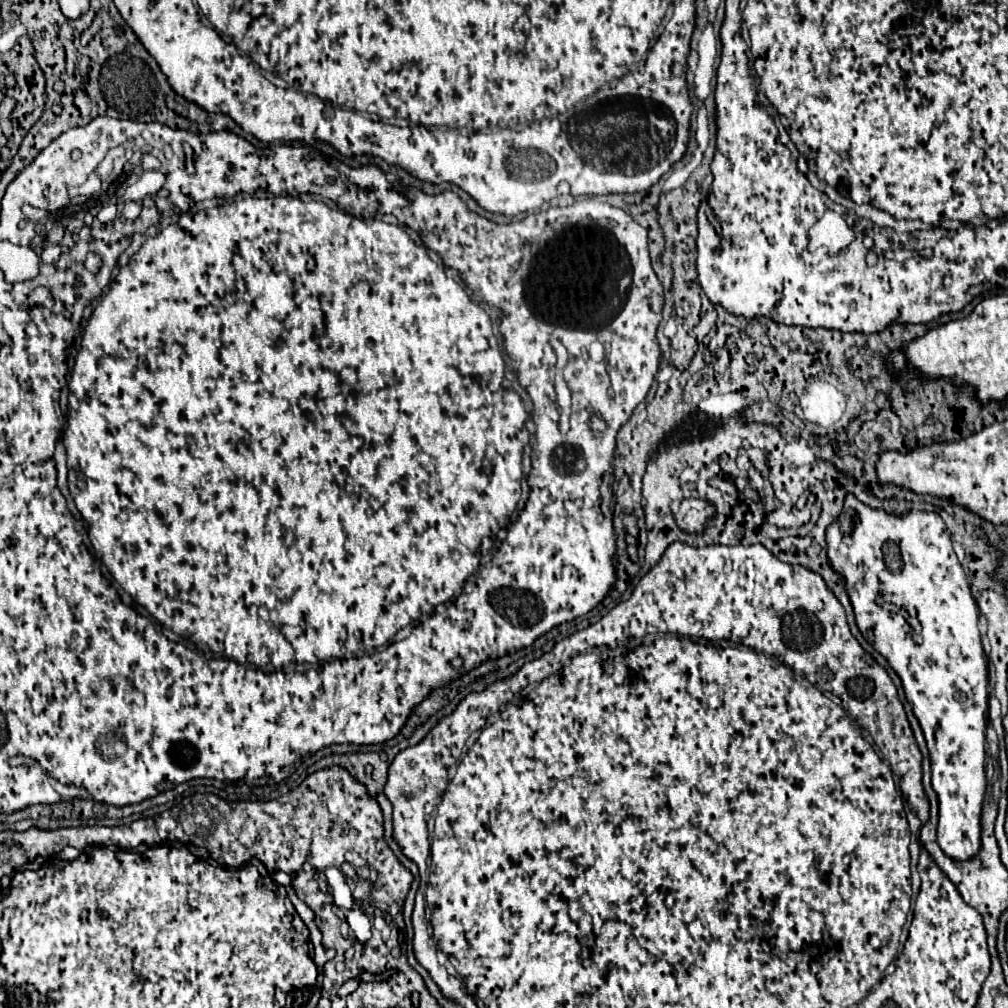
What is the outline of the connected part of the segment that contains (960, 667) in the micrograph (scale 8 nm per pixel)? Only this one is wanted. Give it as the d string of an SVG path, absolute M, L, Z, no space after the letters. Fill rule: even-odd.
M847 496L845 500L845 510L843 510L843 516L841 520L833 522L829 528L827 528L827 556L829 556L829 562L835 570L839 570L845 578L845 588L847 588L847 594L849 594L849 600L853 604L853 610L855 610L855 618L857 618L857 626L861 630L865 630L867 634L873 634L873 648L885 656L885 660L889 662L889 666L897 672L897 676L901 678L903 682L903 690L905 690L905 696L913 708L913 714L917 716L921 728L923 728L923 734L925 734L925 740L927 740L927 748L929 748L929 756L931 756L931 766L933 766L933 790L937 792L939 796L939 826L937 826L937 842L941 846L941 850L951 856L951 858L957 858L957 860L969 860L971 856L977 854L979 846L981 846L981 806L983 806L983 798L985 798L985 728L987 728L987 684L989 684L989 674L987 674L987 658L985 658L985 652L981 648L981 634L979 634L979 608L971 596L971 588L969 588L969 582L967 582L967 576L963 574L963 568L961 564L957 562L957 556L955 556L955 550L953 550L953 542L951 542L951 534L949 530L945 528L943 520L939 518L939 514L935 512L911 512L903 518L895 518L895 516L889 516L881 510L873 510L865 504L861 504L855 496ZM843 518L849 518L849 522L853 524L853 532L851 534L845 534L843 530ZM883 544L887 548L893 546L897 550L885 550L885 556L883 556ZM921 624L921 626L919 626Z

